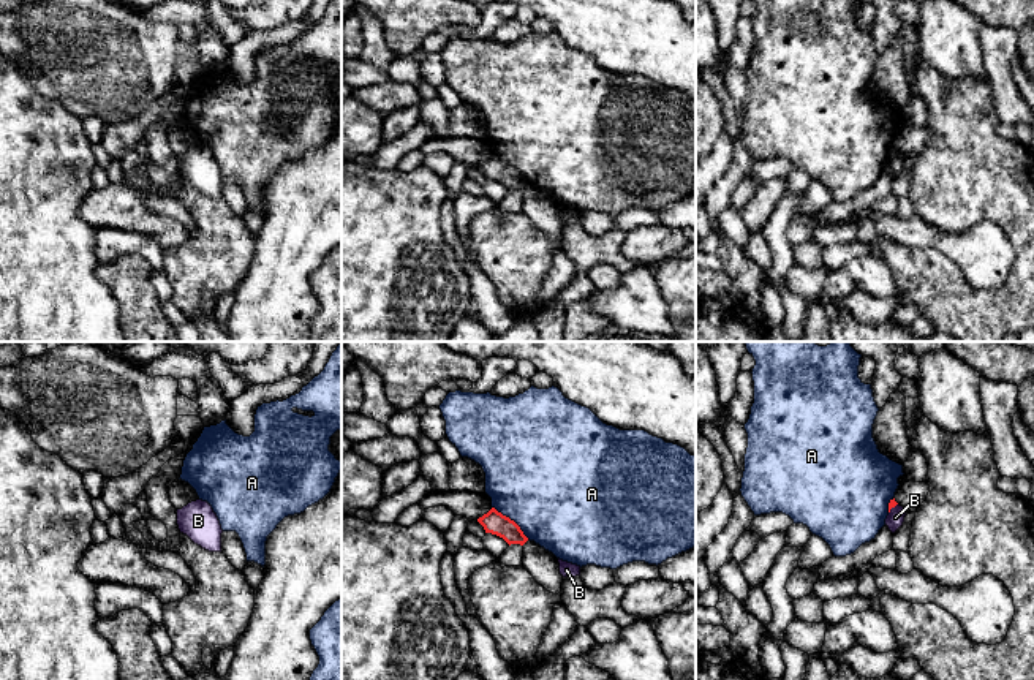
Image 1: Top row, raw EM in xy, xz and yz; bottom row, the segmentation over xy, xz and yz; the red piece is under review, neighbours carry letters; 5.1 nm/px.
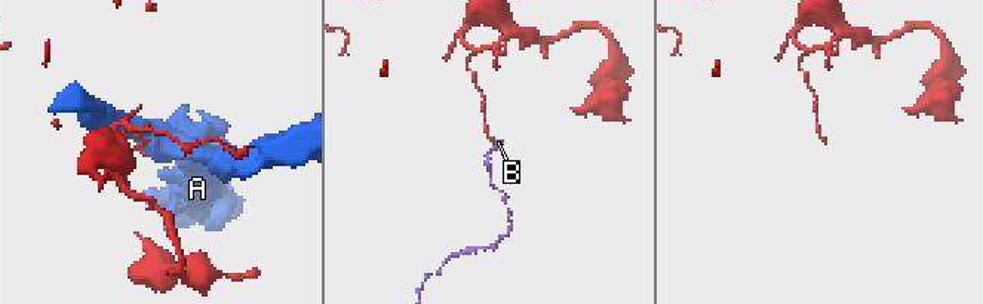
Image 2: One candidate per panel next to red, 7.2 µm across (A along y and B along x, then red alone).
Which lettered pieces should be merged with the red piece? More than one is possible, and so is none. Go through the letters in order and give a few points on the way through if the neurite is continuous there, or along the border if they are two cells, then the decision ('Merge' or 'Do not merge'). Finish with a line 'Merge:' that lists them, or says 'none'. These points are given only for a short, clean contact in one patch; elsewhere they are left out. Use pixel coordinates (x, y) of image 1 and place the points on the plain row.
A: Do not merge
B: Boundary: yz (897, 149), (889, 158). Do not merge
Merge: none

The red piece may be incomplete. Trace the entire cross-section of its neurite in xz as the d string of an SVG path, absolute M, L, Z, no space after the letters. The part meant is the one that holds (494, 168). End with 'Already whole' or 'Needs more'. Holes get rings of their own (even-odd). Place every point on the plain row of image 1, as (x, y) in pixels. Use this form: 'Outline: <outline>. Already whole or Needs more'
Outline: M495 153L479 163L477 168L484 172L485 179L503 183L509 191L523 191L528 187L520 172L509 163L498 158Z. Already whole

